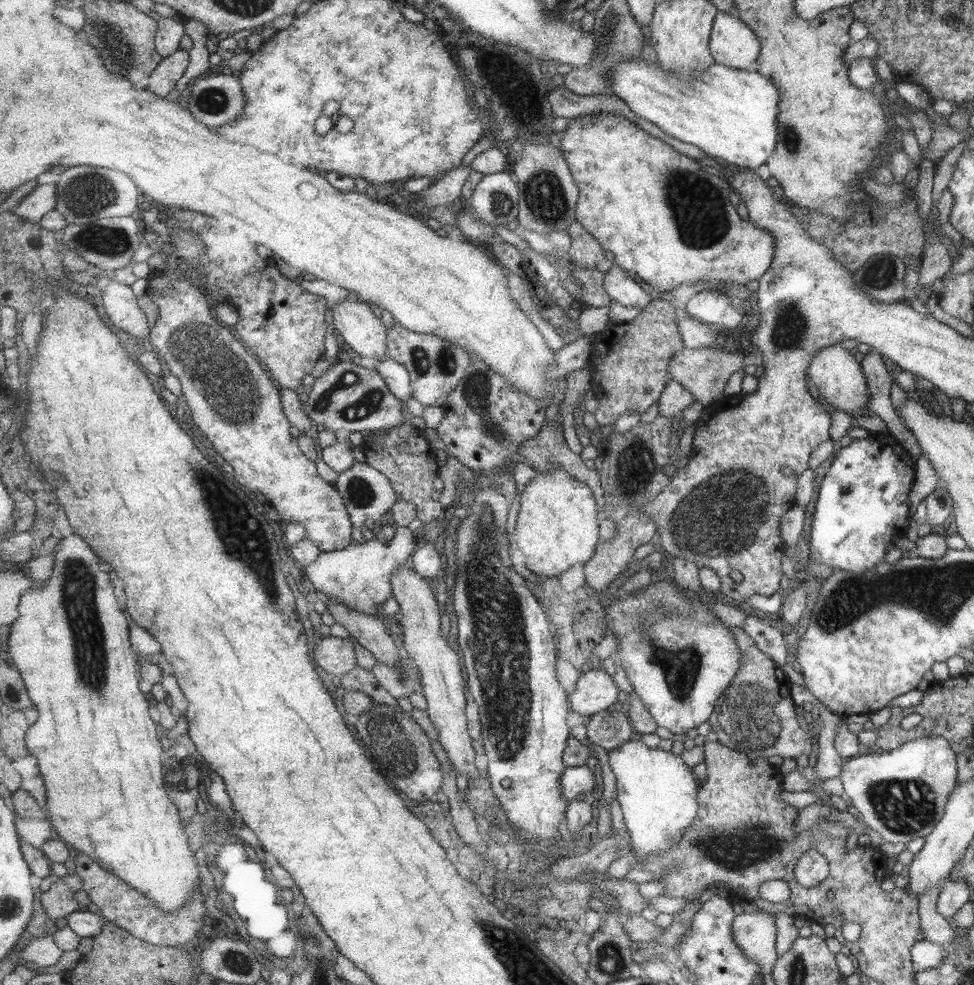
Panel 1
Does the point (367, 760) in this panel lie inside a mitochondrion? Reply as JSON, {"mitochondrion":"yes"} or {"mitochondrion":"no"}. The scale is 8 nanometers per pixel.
{"mitochondrion":"yes"}

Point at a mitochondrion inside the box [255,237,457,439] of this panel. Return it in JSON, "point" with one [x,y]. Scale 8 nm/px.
{"point":[350,400]}

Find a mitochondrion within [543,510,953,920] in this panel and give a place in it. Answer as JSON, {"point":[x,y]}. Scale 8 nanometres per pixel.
{"point":[749,717]}

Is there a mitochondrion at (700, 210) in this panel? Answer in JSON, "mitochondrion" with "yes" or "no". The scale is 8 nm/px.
{"mitochondrion":"yes"}

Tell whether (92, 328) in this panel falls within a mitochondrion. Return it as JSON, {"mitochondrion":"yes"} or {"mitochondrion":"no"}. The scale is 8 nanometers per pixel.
{"mitochondrion":"no"}

